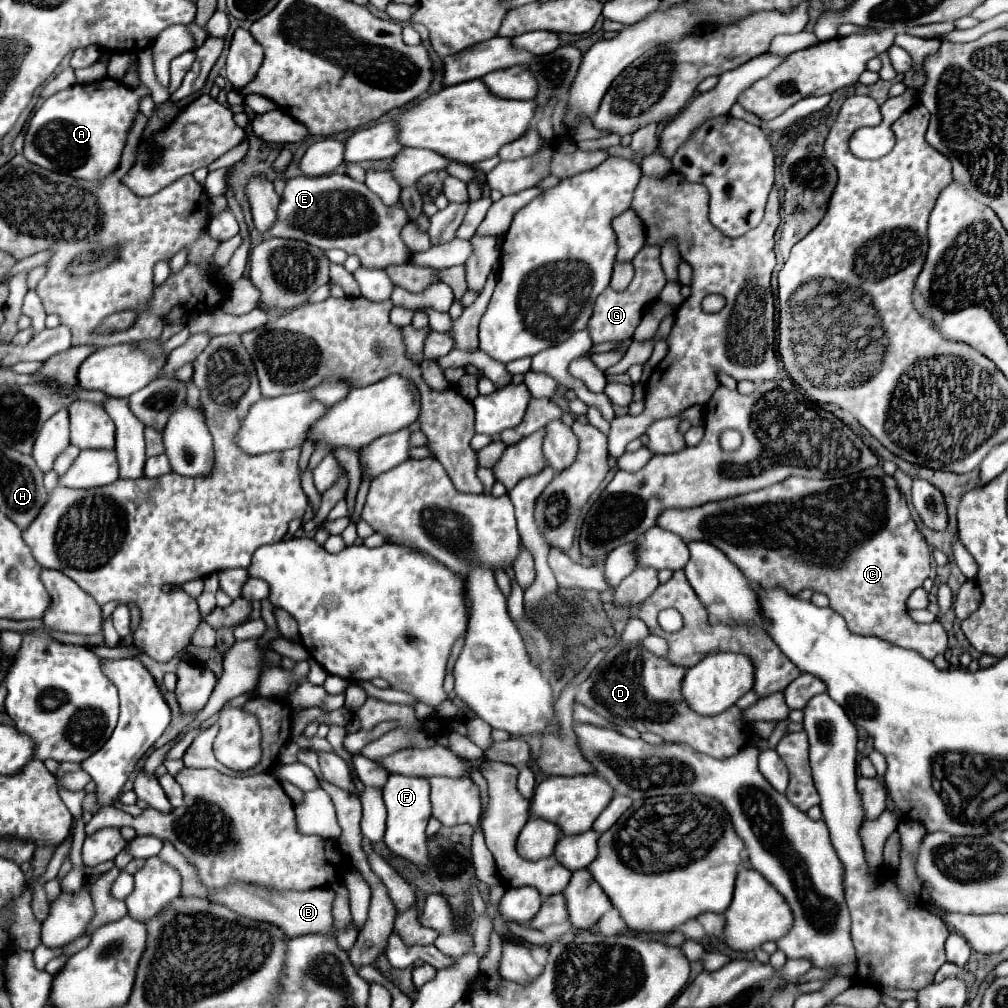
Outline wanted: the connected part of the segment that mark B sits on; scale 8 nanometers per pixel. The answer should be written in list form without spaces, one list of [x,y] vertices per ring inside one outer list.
[[[164,841],[162,851],[158,853],[158,857],[172,865],[174,869],[180,871],[182,875],[182,895],[186,897],[204,897],[222,905],[228,905],[232,911],[236,911],[242,917],[254,919],[254,921],[264,921],[270,923],[274,927],[278,927],[288,939],[300,937],[300,935],[312,935],[312,933],[324,933],[328,937],[332,937],[336,941],[336,945],[344,951],[352,949],[352,945],[356,943],[358,937],[358,929],[354,923],[348,923],[344,929],[336,927],[334,915],[332,915],[332,905],[334,905],[335,892],[331,888],[318,888],[305,892],[296,891],[268,891],[268,889],[256,889],[252,885],[230,885],[228,889],[222,891],[210,891],[204,889],[204,885],[200,885],[198,877],[196,877],[196,869],[192,869],[192,865],[188,865],[188,861],[184,861],[184,857],[180,857],[180,853],[174,849],[174,845],[170,841]]]

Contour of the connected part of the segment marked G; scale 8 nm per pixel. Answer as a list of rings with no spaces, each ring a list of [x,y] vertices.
[[[644,245],[636,255],[636,275],[632,283],[624,291],[614,291],[612,287],[606,287],[594,305],[594,313],[588,321],[588,331],[592,341],[622,341],[634,335],[634,329],[638,327],[644,309],[658,299],[662,287],[666,285],[666,277],[660,265],[660,247],[658,245]]]

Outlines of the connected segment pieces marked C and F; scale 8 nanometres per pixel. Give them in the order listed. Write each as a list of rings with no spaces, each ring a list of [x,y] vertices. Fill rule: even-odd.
[[[872,467],[872,469],[864,469],[860,473],[854,473],[854,475],[848,475],[848,477],[840,477],[840,479],[806,479],[806,477],[788,477],[784,479],[782,483],[776,483],[772,487],[766,487],[766,489],[760,489],[760,491],[752,491],[752,493],[746,493],[746,495],[738,495],[738,497],[732,497],[732,499],[724,499],[724,501],[716,501],[716,503],[706,503],[706,505],[700,505],[700,507],[694,507],[694,509],[668,509],[664,511],[660,517],[658,517],[658,527],[664,527],[676,535],[680,535],[686,543],[692,543],[692,541],[706,541],[706,543],[712,543],[714,547],[718,547],[720,551],[724,551],[730,561],[734,561],[744,573],[746,577],[756,583],[760,589],[774,589],[774,587],[780,587],[784,589],[786,593],[790,595],[796,595],[800,593],[802,589],[812,589],[812,591],[822,591],[824,595],[828,595],[830,599],[830,607],[844,617],[844,621],[848,623],[848,629],[856,635],[874,635],[874,637],[880,637],[884,641],[890,641],[898,647],[904,647],[904,649],[912,649],[916,653],[920,653],[924,659],[934,659],[938,653],[946,653],[948,649],[948,637],[946,637],[946,631],[944,627],[934,621],[934,623],[916,623],[910,613],[908,613],[908,607],[906,607],[906,601],[908,597],[912,595],[914,589],[922,587],[922,583],[928,579],[930,575],[930,547],[926,543],[926,539],[922,537],[922,533],[918,531],[916,523],[910,519],[910,511],[906,507],[906,499],[904,495],[900,493],[894,477],[886,475],[882,471],[882,467]]]
[[[390,775],[388,783],[384,785],[382,797],[388,809],[388,819],[386,819],[386,835],[384,843],[400,857],[410,859],[412,863],[426,867],[428,861],[428,851],[426,851],[426,823],[428,817],[432,815],[430,811],[430,785],[428,779],[418,779],[418,777],[408,777],[408,775]]]

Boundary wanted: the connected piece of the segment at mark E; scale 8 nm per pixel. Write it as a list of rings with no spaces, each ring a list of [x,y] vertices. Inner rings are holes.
[[[332,173],[320,177],[292,177],[286,181],[278,215],[268,231],[270,237],[300,239],[320,249],[344,249],[358,255],[362,267],[384,269],[386,265],[406,263],[408,249],[400,239],[400,229],[408,223],[408,215],[400,209],[388,209],[364,183],[348,175]]]

